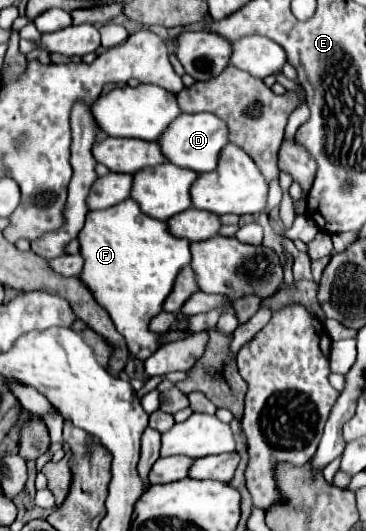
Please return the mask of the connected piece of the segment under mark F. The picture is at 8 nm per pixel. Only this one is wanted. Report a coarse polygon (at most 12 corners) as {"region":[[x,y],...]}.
{"region":[[132,198],[88,212],[80,282],[144,362],[190,242]]}

